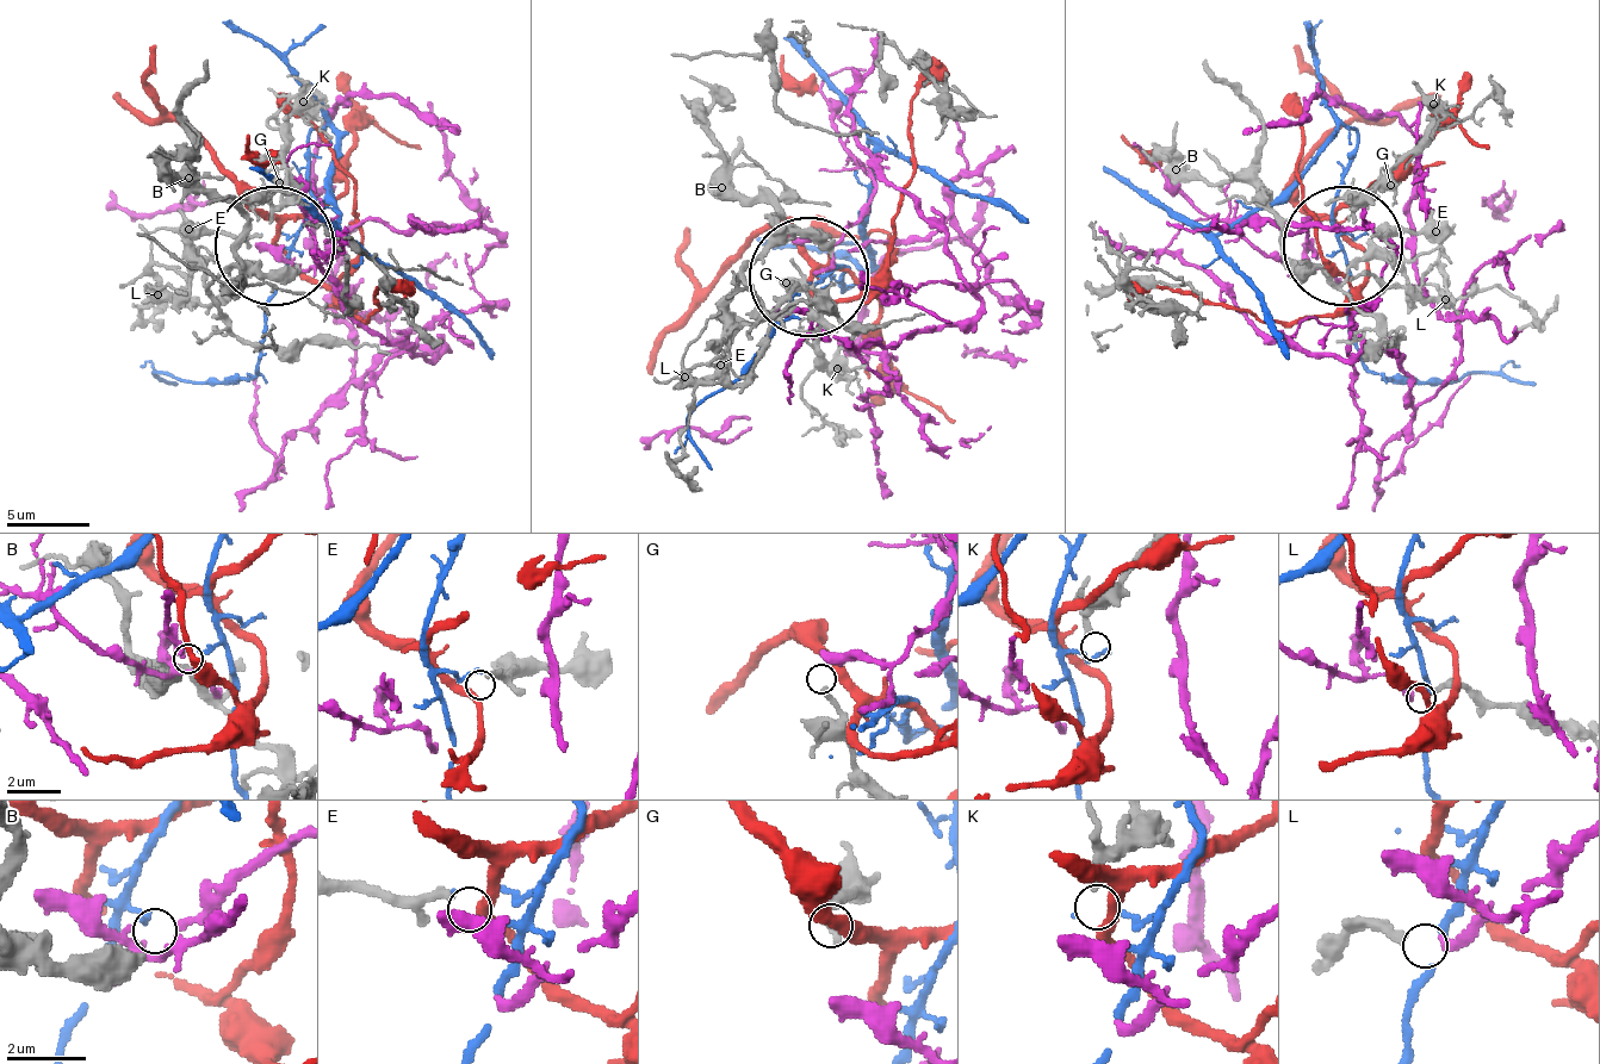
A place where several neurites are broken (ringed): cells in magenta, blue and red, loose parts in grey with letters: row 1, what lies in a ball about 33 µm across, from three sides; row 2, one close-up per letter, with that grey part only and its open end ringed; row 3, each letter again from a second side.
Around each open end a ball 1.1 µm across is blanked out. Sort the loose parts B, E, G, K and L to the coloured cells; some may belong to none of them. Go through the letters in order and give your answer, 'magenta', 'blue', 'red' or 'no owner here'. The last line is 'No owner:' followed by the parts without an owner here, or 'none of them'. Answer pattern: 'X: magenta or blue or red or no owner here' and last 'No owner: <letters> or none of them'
B: no owner here
E: red
G: no owner here
K: no owner here
L: magenta
No owner: B, G, K

